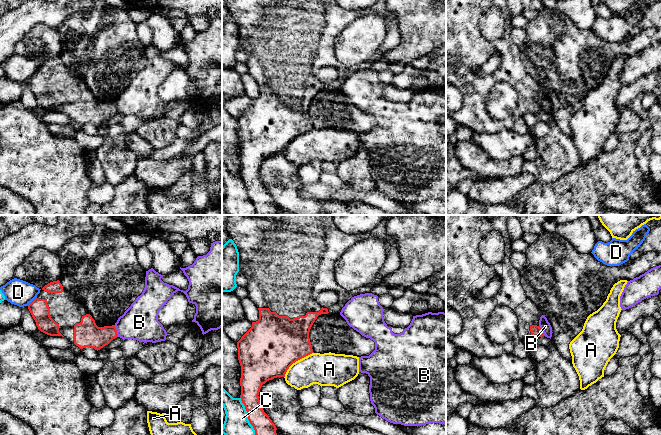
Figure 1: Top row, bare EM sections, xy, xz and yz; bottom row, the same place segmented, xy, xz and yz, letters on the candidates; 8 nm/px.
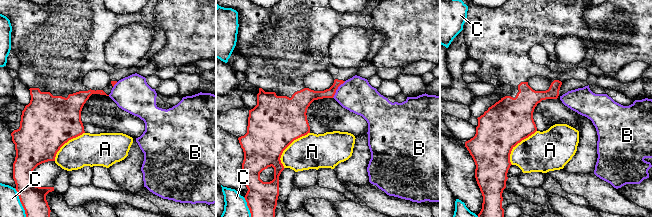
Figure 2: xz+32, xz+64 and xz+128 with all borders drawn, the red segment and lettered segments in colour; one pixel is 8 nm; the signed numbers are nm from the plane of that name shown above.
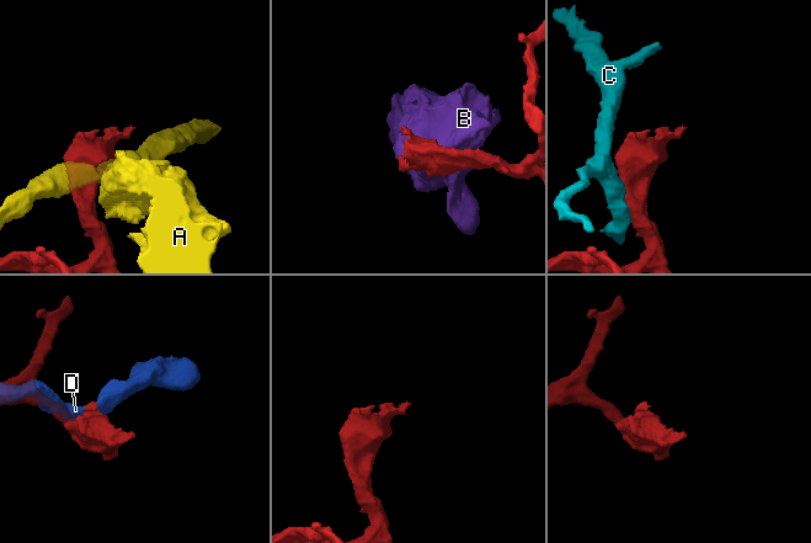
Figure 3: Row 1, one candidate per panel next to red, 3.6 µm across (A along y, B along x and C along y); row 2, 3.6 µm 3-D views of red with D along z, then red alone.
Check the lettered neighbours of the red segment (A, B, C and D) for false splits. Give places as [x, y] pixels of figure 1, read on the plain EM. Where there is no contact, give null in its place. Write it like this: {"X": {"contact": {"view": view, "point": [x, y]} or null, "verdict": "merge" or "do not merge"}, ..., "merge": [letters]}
{"A": {"contact": {"view": "xz", "point": [296, 136]}, "verdict": "do not merge"}, "B": {"contact": {"view": "xy", "point": [116, 107]}, "verdict": "do not merge"}, "C": {"contact": {"view": "xz", "point": [247, 192]}, "verdict": "do not merge"}, "D": {"contact": {"view": "xy", "point": [32, 77]}, "verdict": "do not merge"}, "merge": []}

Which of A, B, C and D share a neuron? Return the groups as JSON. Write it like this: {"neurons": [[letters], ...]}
{"neurons": [["A"], ["B"], ["C"], ["D"]]}

